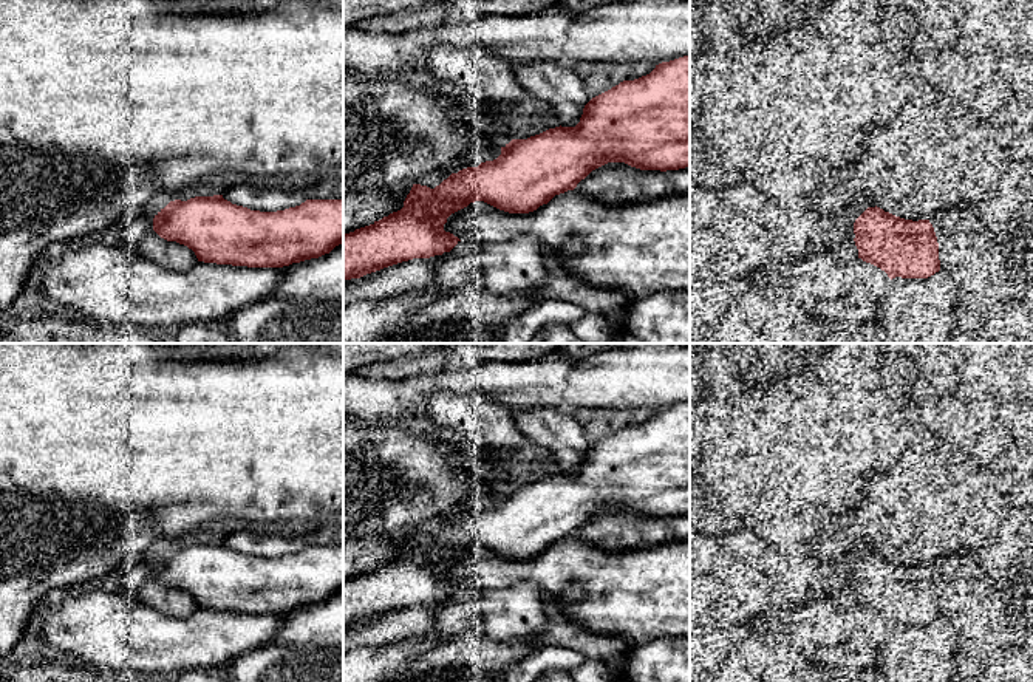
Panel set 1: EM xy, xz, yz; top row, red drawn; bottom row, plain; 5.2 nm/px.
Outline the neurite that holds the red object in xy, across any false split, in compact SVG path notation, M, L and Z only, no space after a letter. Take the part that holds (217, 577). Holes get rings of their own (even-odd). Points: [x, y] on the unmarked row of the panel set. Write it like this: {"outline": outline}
{"outline": "M223 541L175 546L155 561L153 577L192 595L198 608L283 614L343 589L343 546L306 546L277 558L251 557Z"}

